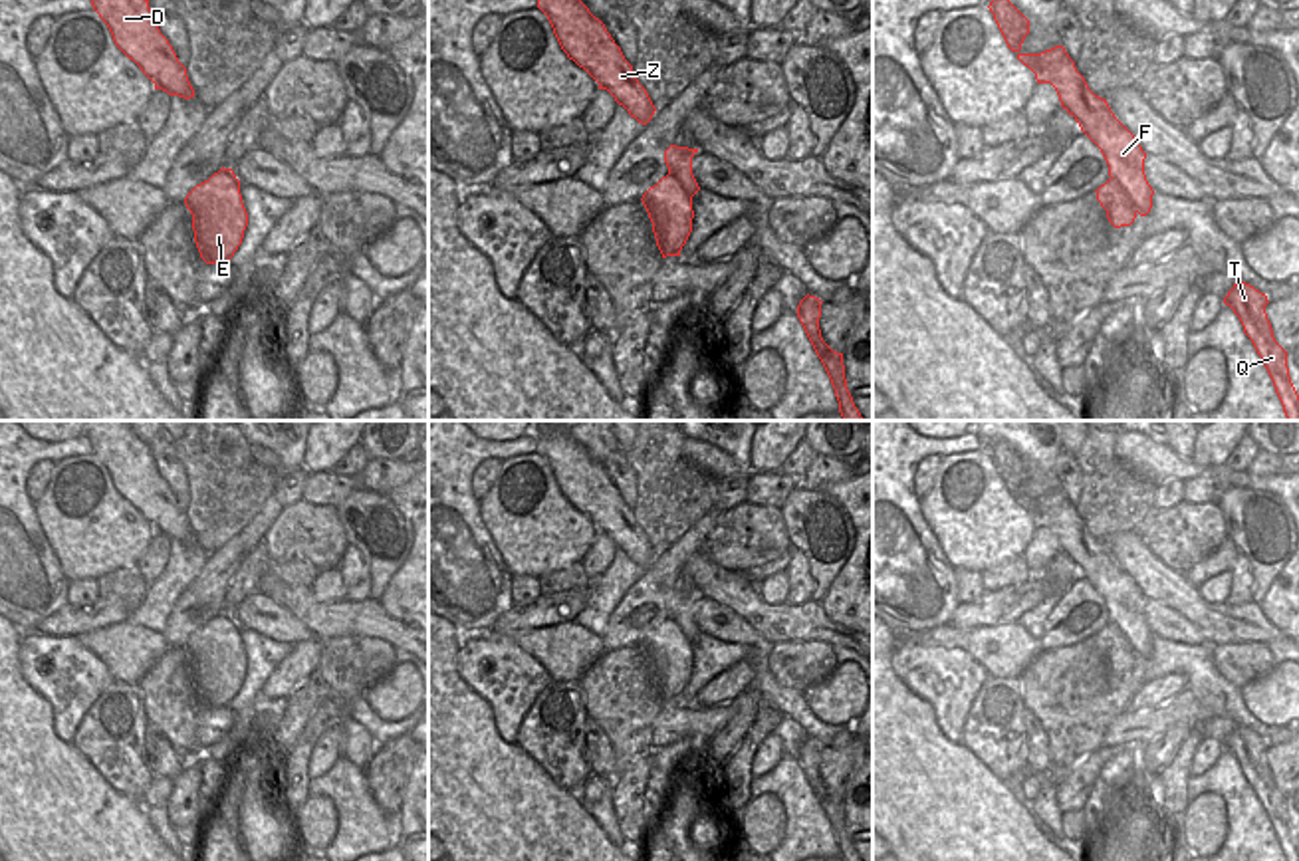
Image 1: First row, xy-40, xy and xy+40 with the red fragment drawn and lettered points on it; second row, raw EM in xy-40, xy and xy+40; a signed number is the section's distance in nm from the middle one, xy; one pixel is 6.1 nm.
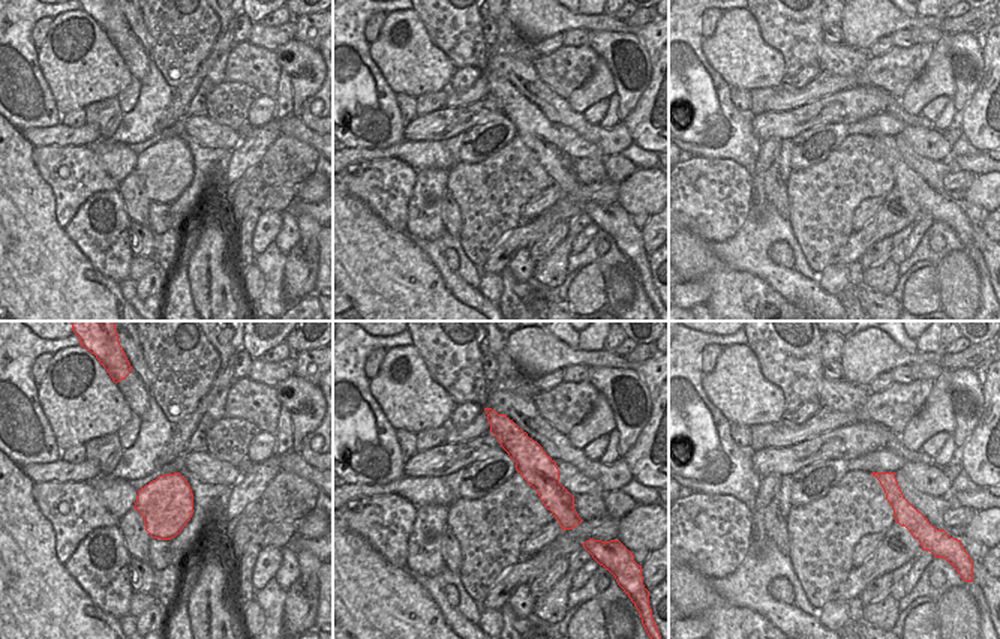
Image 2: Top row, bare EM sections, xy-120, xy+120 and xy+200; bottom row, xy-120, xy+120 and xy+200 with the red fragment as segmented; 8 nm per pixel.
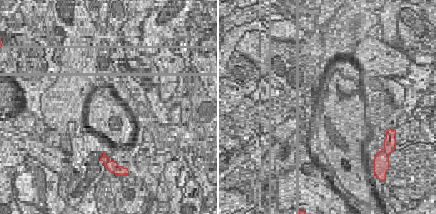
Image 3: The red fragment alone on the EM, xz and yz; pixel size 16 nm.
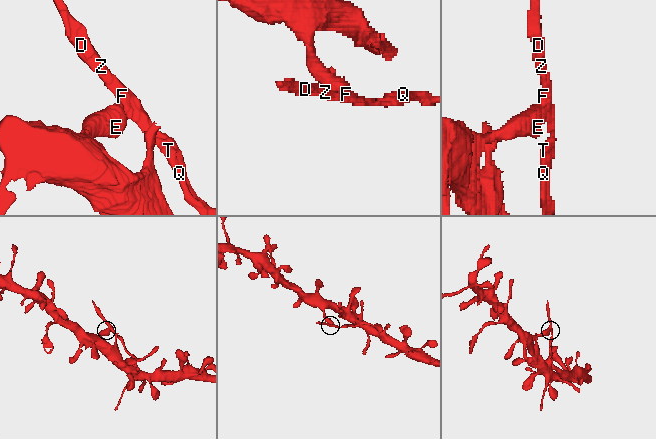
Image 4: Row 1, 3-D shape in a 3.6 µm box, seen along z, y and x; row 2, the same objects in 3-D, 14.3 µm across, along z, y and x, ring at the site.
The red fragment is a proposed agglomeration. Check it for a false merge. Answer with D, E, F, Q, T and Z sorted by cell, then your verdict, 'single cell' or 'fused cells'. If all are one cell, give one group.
groups D F Q T Z / E; fused cells

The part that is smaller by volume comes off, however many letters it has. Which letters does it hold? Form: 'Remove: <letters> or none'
Remove: D, F, Q, T, Z

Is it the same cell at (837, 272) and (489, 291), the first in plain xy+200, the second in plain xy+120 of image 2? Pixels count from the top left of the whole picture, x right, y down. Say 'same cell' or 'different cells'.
same cell

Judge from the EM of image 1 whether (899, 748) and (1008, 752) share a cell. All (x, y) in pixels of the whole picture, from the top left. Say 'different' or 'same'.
different

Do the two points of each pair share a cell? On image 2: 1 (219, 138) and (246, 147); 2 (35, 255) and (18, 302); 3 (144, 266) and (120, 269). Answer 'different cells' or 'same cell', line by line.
1: different cells
2: same cell
3: different cells

